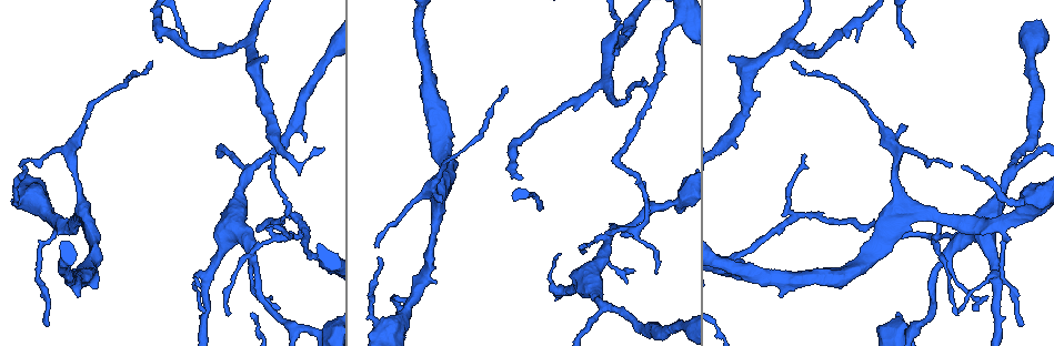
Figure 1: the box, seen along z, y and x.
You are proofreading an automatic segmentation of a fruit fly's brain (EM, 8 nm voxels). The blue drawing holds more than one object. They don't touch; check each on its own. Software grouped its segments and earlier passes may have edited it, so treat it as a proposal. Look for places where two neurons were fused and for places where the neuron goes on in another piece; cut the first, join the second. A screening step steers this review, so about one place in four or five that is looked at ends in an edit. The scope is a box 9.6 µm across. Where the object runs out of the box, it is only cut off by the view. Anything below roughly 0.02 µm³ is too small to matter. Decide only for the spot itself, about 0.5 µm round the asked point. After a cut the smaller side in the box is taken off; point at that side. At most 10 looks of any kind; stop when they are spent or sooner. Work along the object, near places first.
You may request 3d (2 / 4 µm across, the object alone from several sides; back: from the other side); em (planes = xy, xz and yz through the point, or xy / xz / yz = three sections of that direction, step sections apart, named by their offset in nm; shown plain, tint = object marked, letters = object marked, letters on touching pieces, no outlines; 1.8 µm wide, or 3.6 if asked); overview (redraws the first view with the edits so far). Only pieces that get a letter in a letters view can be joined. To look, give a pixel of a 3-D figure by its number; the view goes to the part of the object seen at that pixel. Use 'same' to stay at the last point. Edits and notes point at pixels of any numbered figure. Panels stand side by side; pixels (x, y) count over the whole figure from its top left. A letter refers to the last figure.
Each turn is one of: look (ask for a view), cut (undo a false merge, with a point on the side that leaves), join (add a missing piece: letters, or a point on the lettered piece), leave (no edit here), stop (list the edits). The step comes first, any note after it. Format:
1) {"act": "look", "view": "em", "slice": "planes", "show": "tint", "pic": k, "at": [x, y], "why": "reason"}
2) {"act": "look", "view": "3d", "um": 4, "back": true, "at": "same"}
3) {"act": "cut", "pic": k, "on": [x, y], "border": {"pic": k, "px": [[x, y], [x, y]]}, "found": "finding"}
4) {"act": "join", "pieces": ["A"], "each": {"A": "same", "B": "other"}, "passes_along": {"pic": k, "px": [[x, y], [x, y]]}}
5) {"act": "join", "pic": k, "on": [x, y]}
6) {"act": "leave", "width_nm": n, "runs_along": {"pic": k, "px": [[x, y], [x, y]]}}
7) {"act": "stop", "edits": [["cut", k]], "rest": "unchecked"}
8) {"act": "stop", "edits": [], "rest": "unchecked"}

{"act": "look", "view": "3d", "um": 2, "pic": 1, "at": [298, 215], "why": "branch point"}

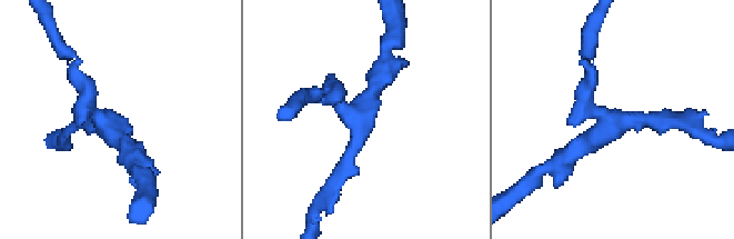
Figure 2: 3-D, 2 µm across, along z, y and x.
{"act": "look", "view": "em", "um": 3.6, "slice": "xz", "step": 16, "show": "tint", "pic": 2, "at": [360, 113]}

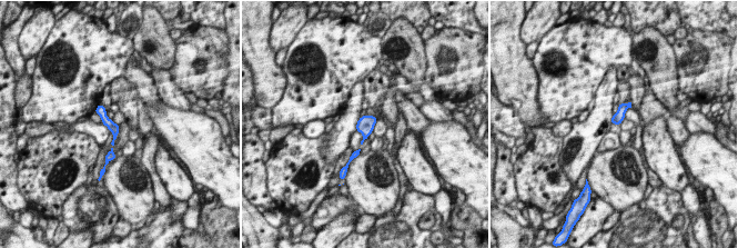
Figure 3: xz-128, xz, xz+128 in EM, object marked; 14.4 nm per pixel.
{"act": "look", "view": "em", "um": 3.6, "slice": "planes", "show": "letters", "at": "same"}

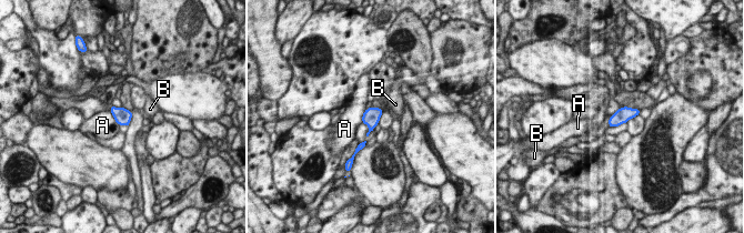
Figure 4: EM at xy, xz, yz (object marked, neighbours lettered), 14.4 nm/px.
{"act": "leave", "longest_contact_nm": ["A", 260], "each": {"A": "other", "B": "other"}, "found": "all the same neuron"}

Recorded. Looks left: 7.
{"act": "look", "view": "3d", "um": 2, "pic": 1, "at": [150, 61]}

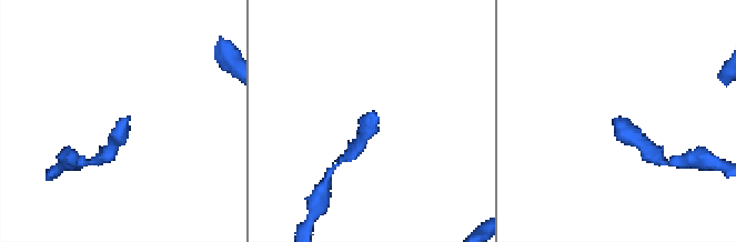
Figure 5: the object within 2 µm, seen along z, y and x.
{"act": "look", "view": "em", "slice": "planes", "show": "letters", "pic": 5, "at": [375, 118]}

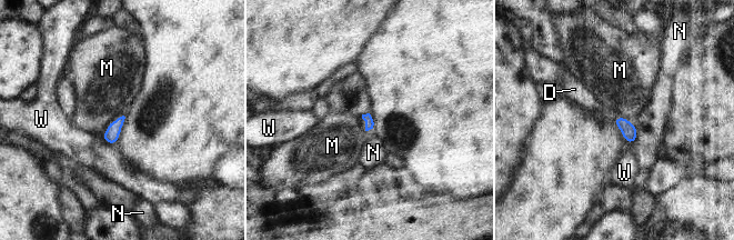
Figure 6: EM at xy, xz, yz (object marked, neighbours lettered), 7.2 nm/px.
{"act": "join", "pieces": ["D"], "each": {"D": "same", "M": "other", "N": "other", "W": "other"}, "passes_along": {"pic": 6, "px": [[629, 130], [615, 118], [586, 99]]}, "found": "it goes on there"}

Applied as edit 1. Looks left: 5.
{"act": "look", "view": "overview", "why": "redraw"}

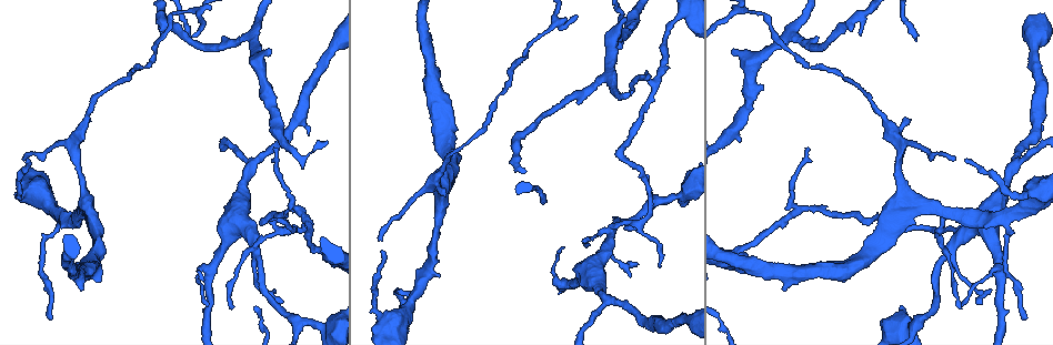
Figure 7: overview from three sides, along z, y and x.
{"act": "look", "view": "3d", "um": 2, "pic": 7, "at": [89, 122], "why": "free end"}

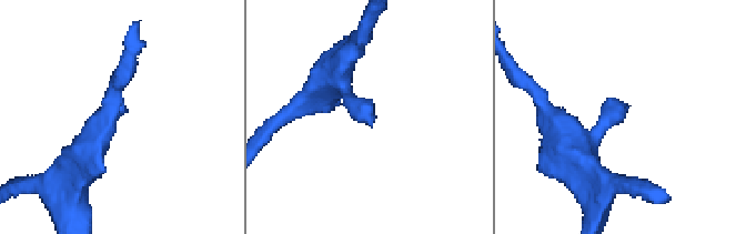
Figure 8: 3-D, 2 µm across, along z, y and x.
{"act": "look", "view": "em", "slice": "planes", "show": "letters", "pic": 8, "at": [125, 106]}

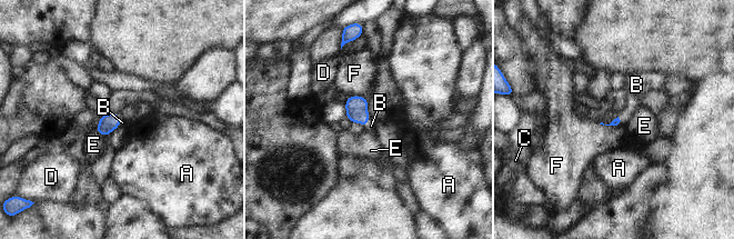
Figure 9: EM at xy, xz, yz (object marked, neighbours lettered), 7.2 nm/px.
{"act": "join", "pieces": ["B"], "each": {"A": "other", "B": "same", "C": "other", "D": "other", "E": "other", "F": "other"}, "passes_along": {"pic": 9, "px": [[357, 107], [366, 125], [371, 126]]}, "found": "it goes on there"}

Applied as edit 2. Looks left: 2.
{"act": "look", "view": "em", "slice": "planes", "show": "letters", "pic": 7, "at": [443, 184], "why": "arms run side by side"}

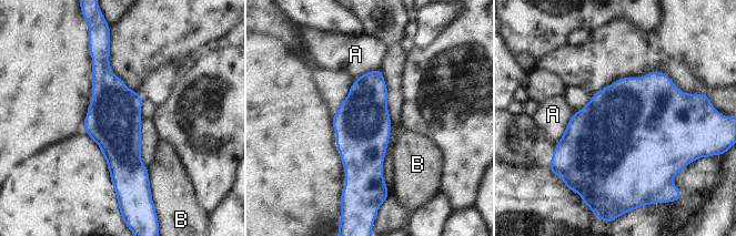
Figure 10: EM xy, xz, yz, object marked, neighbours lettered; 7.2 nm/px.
{"act": "leave", "width_nm": 400, "each": {"A": "other", "B": "other"}, "found": "continuous, no second neuron"}

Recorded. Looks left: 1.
{"act": "stop", "edits": [["join", 6], ["join", 9]], "rest": "unchecked"}

